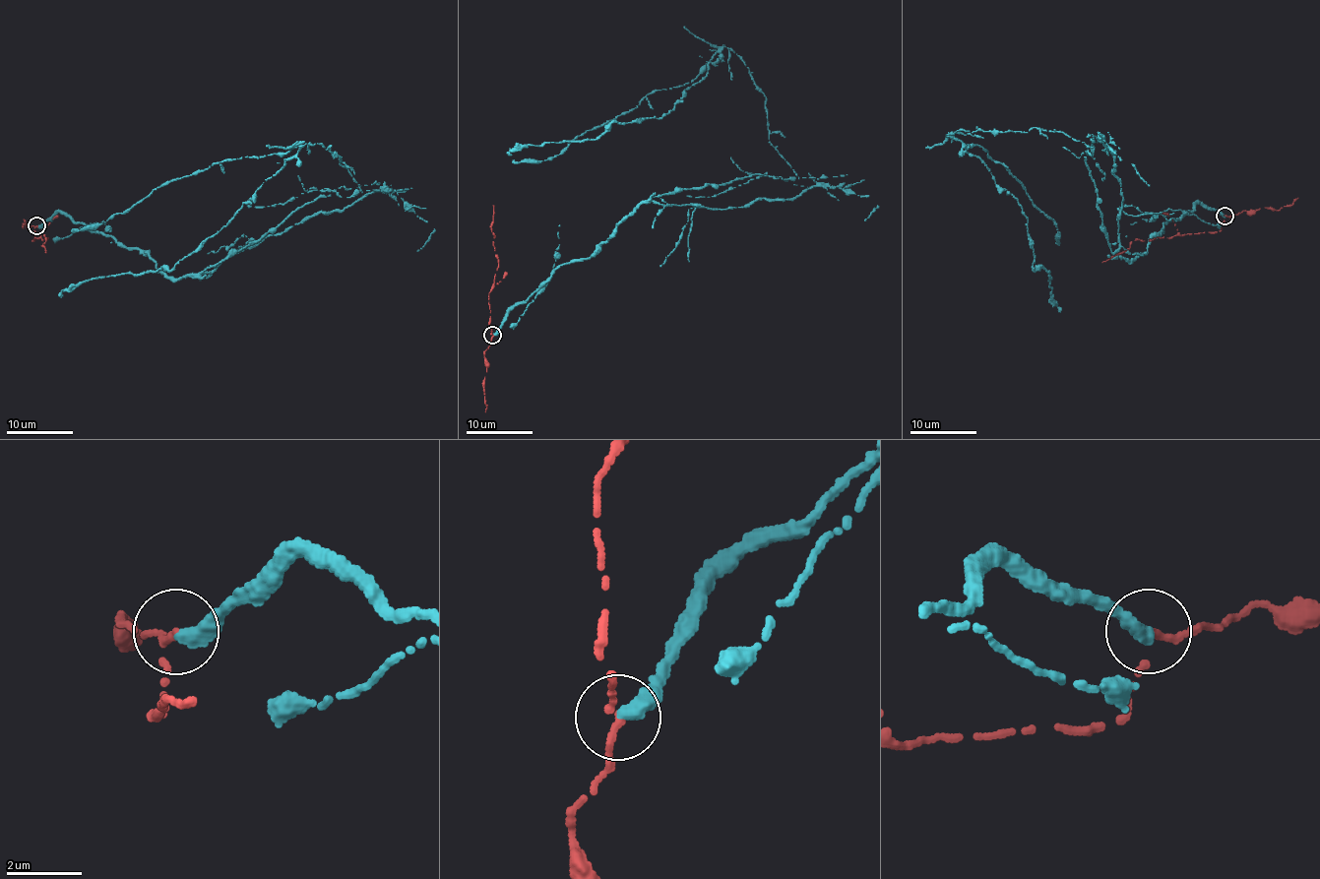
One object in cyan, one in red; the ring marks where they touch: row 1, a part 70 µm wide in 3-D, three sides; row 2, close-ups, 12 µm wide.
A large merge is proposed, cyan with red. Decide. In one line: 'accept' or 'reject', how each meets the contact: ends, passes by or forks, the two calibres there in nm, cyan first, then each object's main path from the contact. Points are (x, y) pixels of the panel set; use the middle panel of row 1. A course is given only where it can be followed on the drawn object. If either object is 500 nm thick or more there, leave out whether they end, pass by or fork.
reject; cyan ends; red passes by; calibres 400 and 150 nm; course cyan (493, 335), (643, 202), (726, 210), (819, 184), (769, 142), (765, 95), (724, 46), (661, 118), (509, 154); course red (493, 335), (488, 295), (499, 265), (492, 241), (495, 235), (490, 229), (493, 206)

